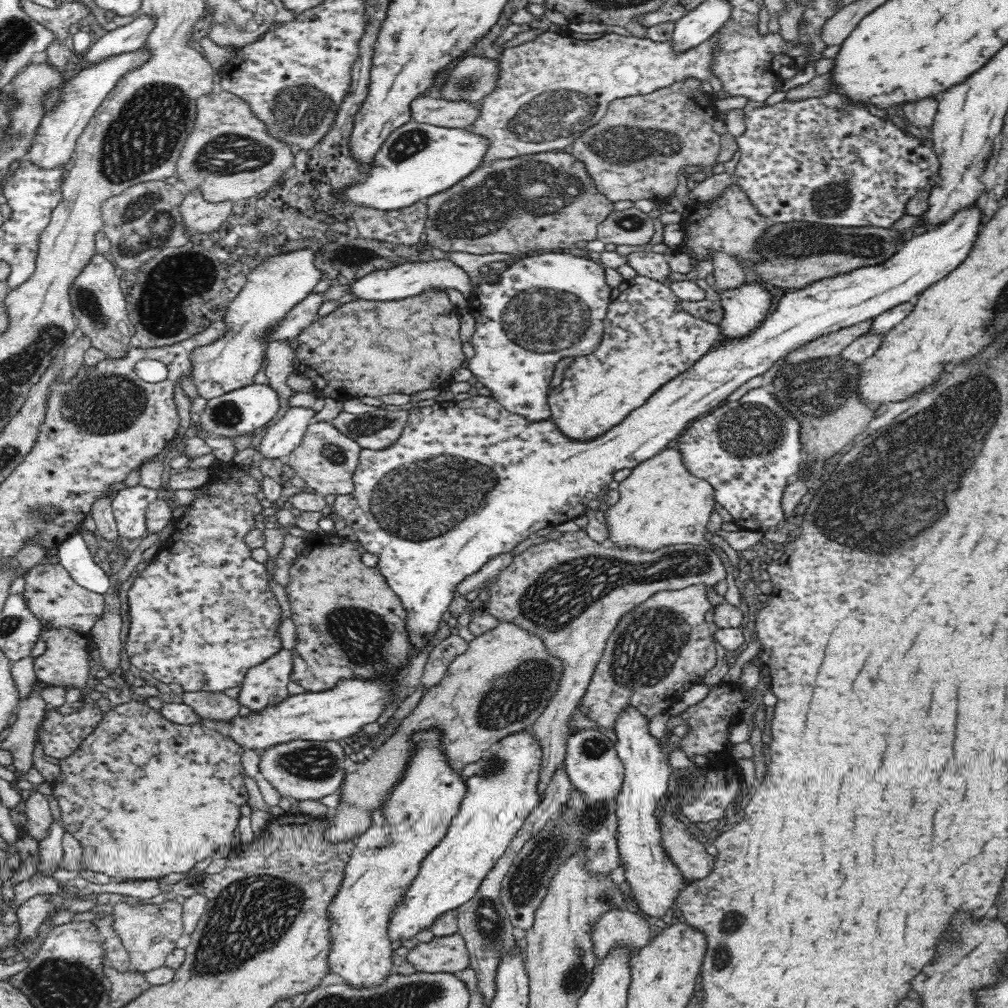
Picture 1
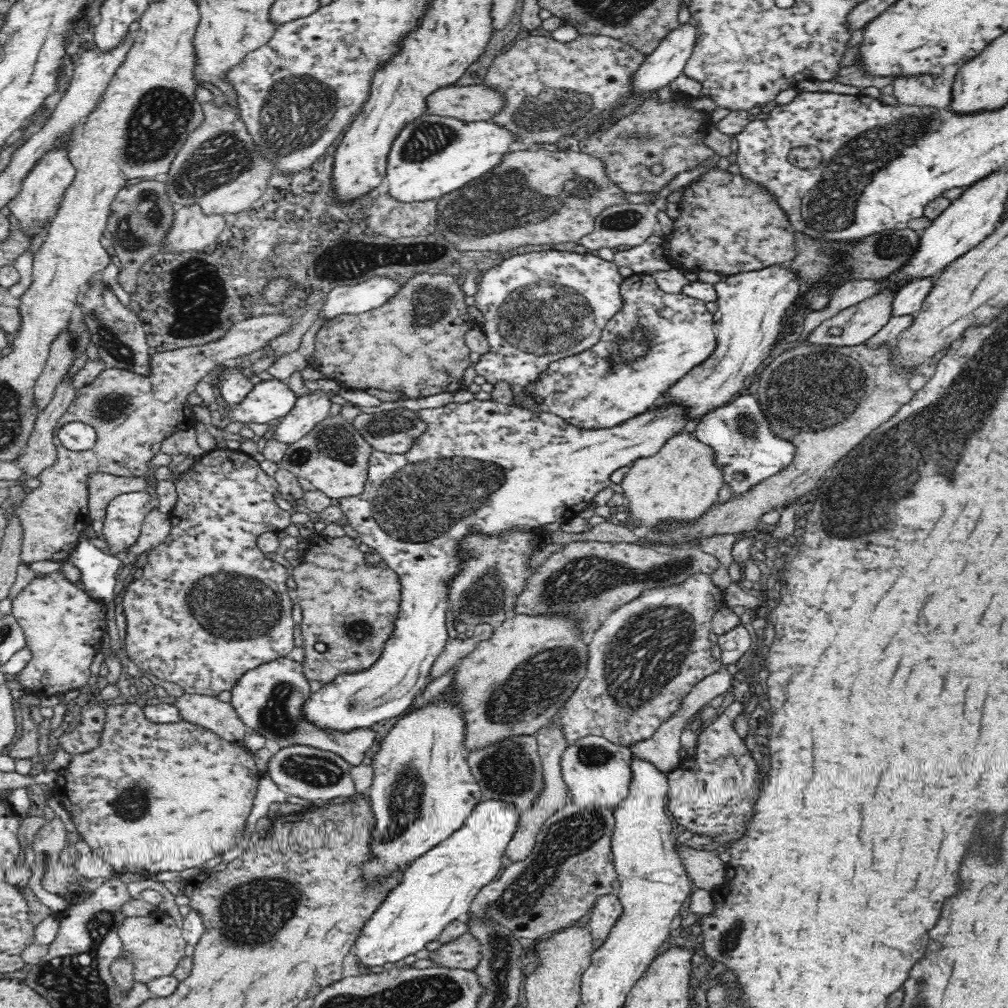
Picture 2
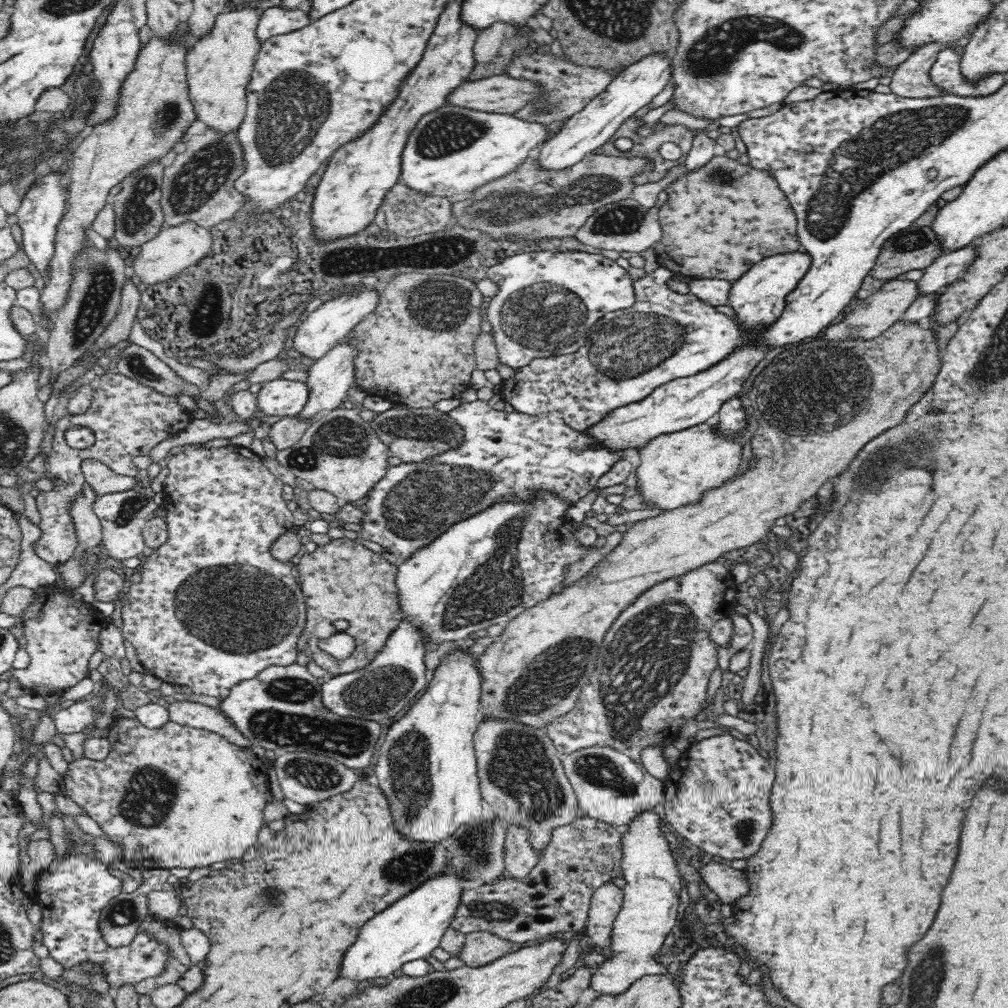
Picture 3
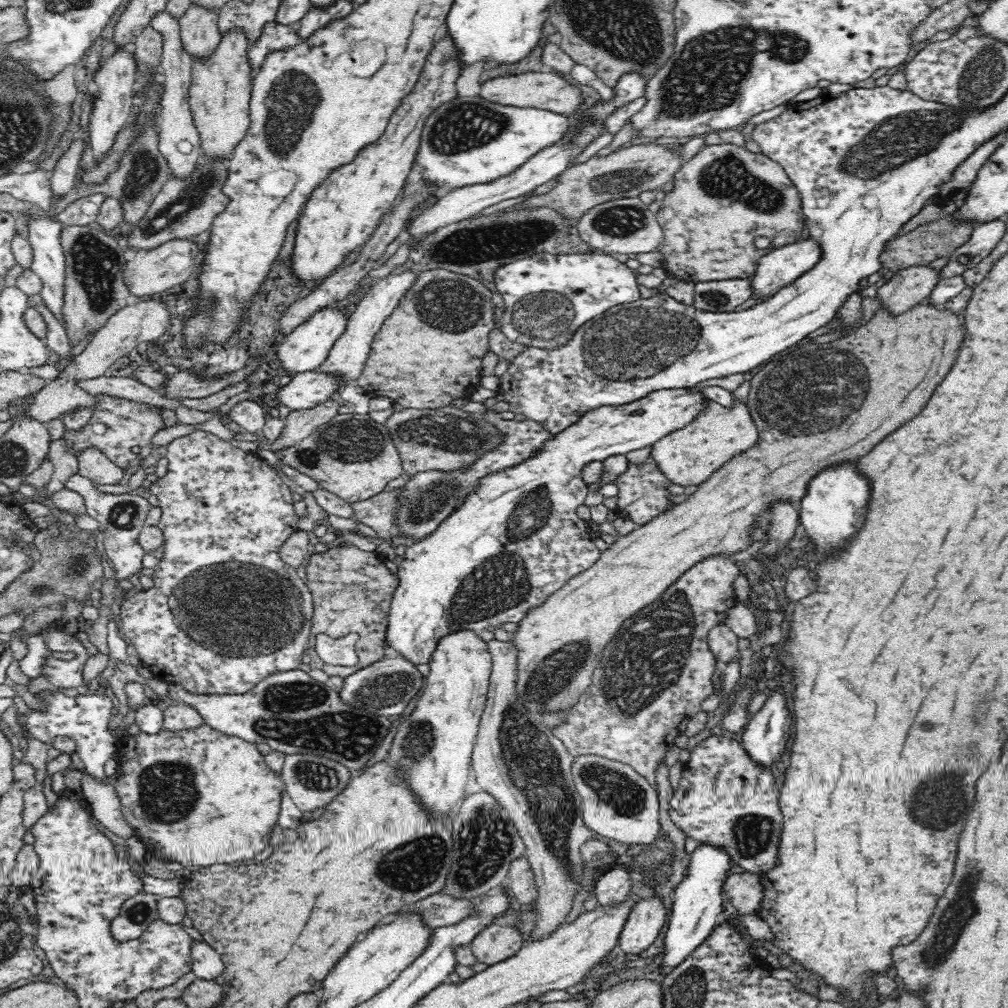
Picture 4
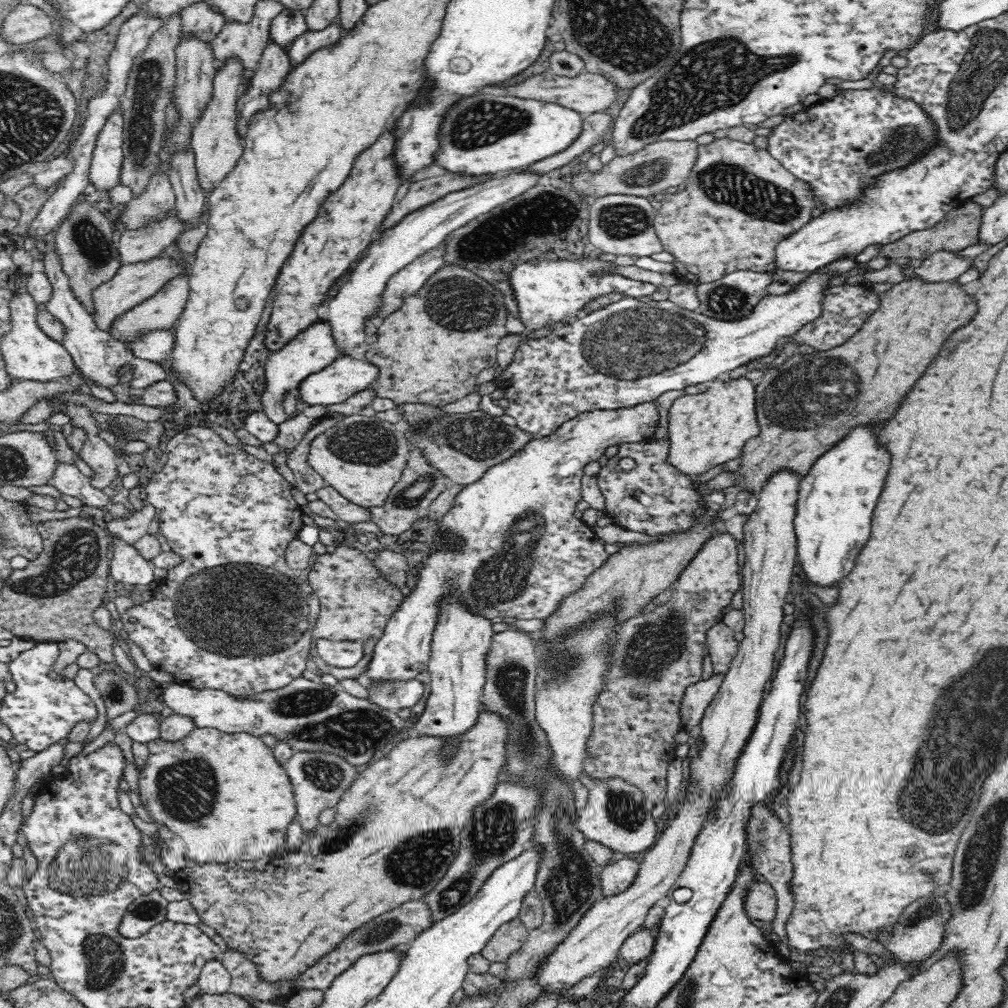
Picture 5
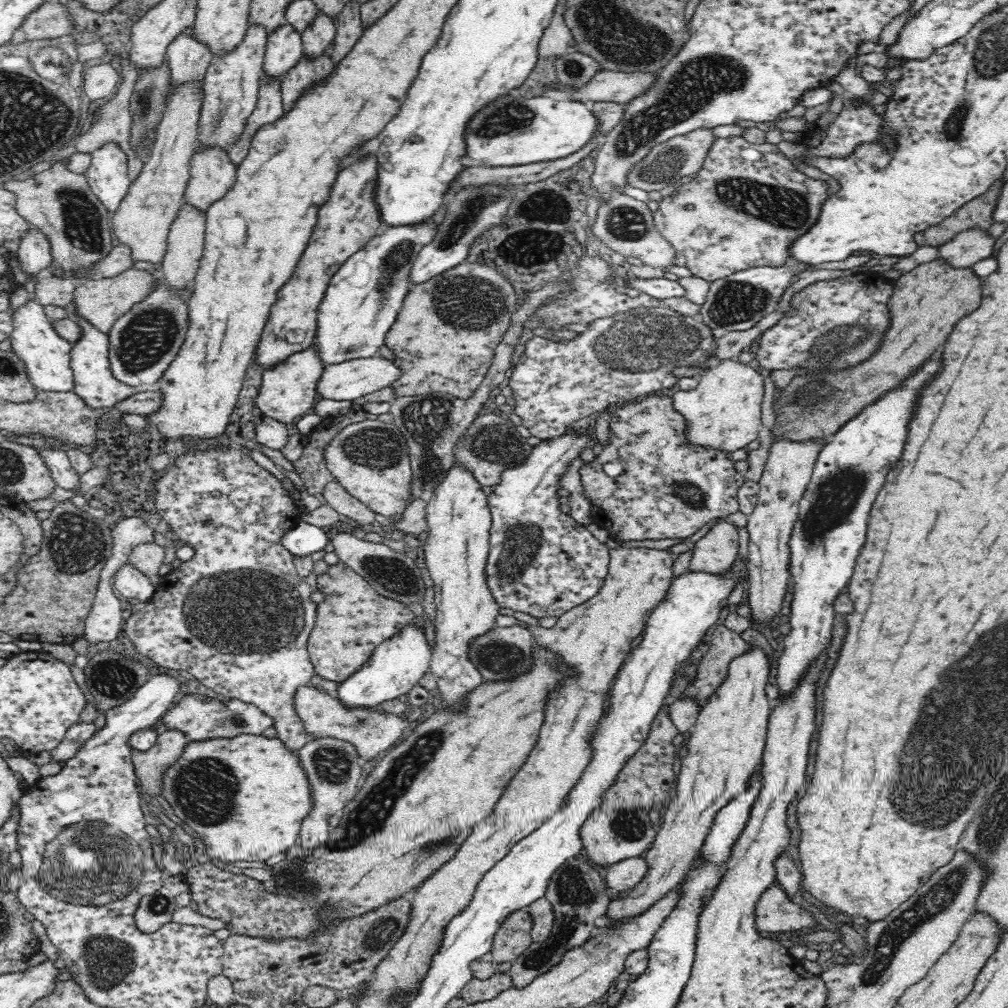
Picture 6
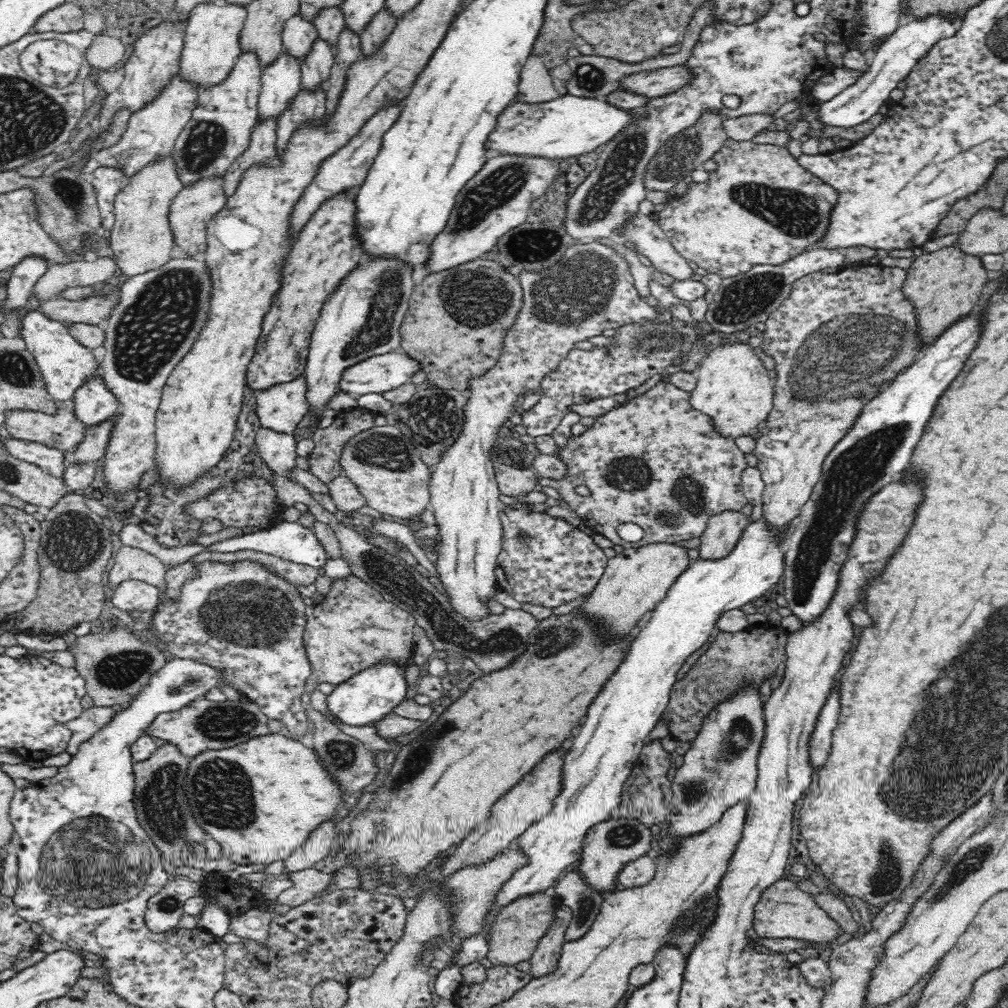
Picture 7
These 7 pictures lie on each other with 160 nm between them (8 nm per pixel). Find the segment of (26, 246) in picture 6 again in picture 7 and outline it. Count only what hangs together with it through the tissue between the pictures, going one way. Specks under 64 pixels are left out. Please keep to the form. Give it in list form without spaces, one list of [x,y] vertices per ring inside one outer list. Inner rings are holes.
[[[30,254],[24,256],[7,282],[7,297],[4,302],[4,310],[21,309],[26,300],[33,294],[34,285],[48,270],[47,260],[43,256]]]

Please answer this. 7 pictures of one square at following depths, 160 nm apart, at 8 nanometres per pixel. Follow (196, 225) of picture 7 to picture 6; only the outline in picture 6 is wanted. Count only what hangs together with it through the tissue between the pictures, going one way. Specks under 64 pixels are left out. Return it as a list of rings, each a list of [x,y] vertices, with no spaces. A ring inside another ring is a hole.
[[[197,142],[191,158],[190,178],[188,186],[184,191],[185,202],[189,202],[198,210],[206,212],[210,204],[220,200],[234,184],[237,175],[237,165],[230,160],[230,155],[227,150],[224,150],[217,144],[210,146],[199,146]]]

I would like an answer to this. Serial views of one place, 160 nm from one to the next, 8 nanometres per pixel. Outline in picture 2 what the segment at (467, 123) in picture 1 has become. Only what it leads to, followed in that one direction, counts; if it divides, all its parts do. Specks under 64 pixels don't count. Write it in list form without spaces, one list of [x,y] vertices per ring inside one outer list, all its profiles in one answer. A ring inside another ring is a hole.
[[[449,85],[426,99],[426,112],[463,122],[490,121],[502,108],[502,95],[486,85]]]

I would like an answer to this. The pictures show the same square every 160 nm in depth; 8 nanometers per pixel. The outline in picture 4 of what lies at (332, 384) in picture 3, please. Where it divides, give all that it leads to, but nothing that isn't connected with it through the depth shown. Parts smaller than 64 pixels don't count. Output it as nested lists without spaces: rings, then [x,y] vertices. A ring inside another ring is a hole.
[[[408,271],[399,275],[388,275],[378,281],[374,281],[374,285],[368,290],[366,296],[360,300],[354,312],[349,315],[344,334],[330,348],[326,360],[318,368],[312,370],[326,375],[334,375],[338,379],[338,386],[336,386],[334,394],[338,396],[338,392],[342,387],[356,383],[368,360],[374,334],[380,330],[384,320],[392,314],[392,310],[396,308],[396,304],[404,296],[404,292],[414,284],[417,274],[418,272],[416,271]]]

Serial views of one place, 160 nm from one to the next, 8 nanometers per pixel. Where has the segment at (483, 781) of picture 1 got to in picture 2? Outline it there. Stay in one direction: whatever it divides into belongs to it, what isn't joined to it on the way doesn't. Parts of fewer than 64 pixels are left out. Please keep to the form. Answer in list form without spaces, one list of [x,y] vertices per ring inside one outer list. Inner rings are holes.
[[[482,798],[460,828],[404,870],[400,882],[362,927],[353,946],[357,960],[366,967],[384,968],[424,949],[452,920],[464,918],[478,891],[494,881],[502,868],[502,856],[517,831],[520,816],[513,802]]]

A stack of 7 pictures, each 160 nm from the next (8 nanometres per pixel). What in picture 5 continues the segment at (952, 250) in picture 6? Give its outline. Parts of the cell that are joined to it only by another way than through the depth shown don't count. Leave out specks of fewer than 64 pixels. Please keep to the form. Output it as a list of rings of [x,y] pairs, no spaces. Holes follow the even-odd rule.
[[[938,251],[914,268],[914,277],[926,283],[947,283],[954,281],[972,264],[971,260],[958,258],[956,252]]]

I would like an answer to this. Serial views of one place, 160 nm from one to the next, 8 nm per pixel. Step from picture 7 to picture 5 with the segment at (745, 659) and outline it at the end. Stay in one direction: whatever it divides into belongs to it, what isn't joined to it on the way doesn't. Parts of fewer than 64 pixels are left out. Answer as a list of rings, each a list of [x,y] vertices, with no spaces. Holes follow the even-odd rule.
[[[724,622],[711,626],[707,632],[706,644],[713,664],[713,674],[726,673],[739,648],[733,630]]]

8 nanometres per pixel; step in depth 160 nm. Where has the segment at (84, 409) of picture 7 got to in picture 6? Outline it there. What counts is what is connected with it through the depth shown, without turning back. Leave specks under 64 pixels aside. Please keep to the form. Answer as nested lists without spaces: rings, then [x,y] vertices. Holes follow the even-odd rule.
[[[70,302],[63,306],[70,320],[80,325],[80,338],[72,343],[72,350],[70,350],[70,364],[73,370],[74,388],[73,391],[84,399],[84,402],[90,408],[111,408],[120,401],[132,396],[136,390],[133,386],[128,386],[116,379],[111,371],[111,362],[109,361],[109,348],[111,347],[109,341],[109,333],[102,332],[93,324],[83,319],[77,313],[76,303]]]

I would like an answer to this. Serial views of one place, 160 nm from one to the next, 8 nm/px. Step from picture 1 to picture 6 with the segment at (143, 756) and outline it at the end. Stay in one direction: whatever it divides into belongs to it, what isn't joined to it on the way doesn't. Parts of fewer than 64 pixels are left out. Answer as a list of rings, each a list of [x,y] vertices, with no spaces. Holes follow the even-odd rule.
[[[250,733],[234,736],[235,738],[216,738],[211,740],[190,741],[182,750],[182,754],[178,756],[178,760],[172,766],[166,766],[166,772],[162,774],[162,784],[160,784],[160,795],[167,800],[170,808],[174,810],[174,814],[180,820],[190,826],[190,831],[196,832],[200,841],[204,845],[204,859],[220,860],[232,864],[234,862],[254,862],[254,860],[268,860],[280,852],[287,850],[296,844],[299,838],[302,820],[308,816],[308,812],[312,810],[312,796],[310,796],[310,786],[306,780],[306,774],[300,768],[298,758],[294,756],[296,753],[288,751],[285,745],[278,738],[265,738],[262,735],[253,735]]]

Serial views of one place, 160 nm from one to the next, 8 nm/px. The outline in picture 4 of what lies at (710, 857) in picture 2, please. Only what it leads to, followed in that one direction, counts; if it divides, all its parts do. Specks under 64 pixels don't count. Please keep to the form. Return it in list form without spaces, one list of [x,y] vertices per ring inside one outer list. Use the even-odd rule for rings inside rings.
[[[744,871],[724,876],[722,891],[739,914],[756,914],[762,900],[762,881],[757,874]]]

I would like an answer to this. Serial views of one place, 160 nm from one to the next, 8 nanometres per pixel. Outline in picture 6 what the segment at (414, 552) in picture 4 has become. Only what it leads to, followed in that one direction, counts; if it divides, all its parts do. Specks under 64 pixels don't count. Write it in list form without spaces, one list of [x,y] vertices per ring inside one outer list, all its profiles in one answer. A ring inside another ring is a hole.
[[[580,428],[567,430],[551,439],[541,440],[534,444],[525,462],[505,469],[501,473],[500,483],[487,496],[490,509],[491,530],[486,556],[486,585],[499,609],[510,609],[514,612],[526,612],[536,618],[562,616],[572,608],[580,607],[599,594],[608,574],[610,553],[605,543],[593,538],[583,526],[574,521],[569,514],[562,512],[558,490],[562,489],[562,478],[570,472],[570,465],[580,459],[586,449],[597,444],[595,434],[585,433]],[[415,622],[404,624],[398,634],[382,640],[374,648],[368,662],[358,672],[339,683],[335,694],[348,708],[378,708],[380,702],[398,698],[419,684],[420,678],[429,672],[431,654],[423,626]]]

